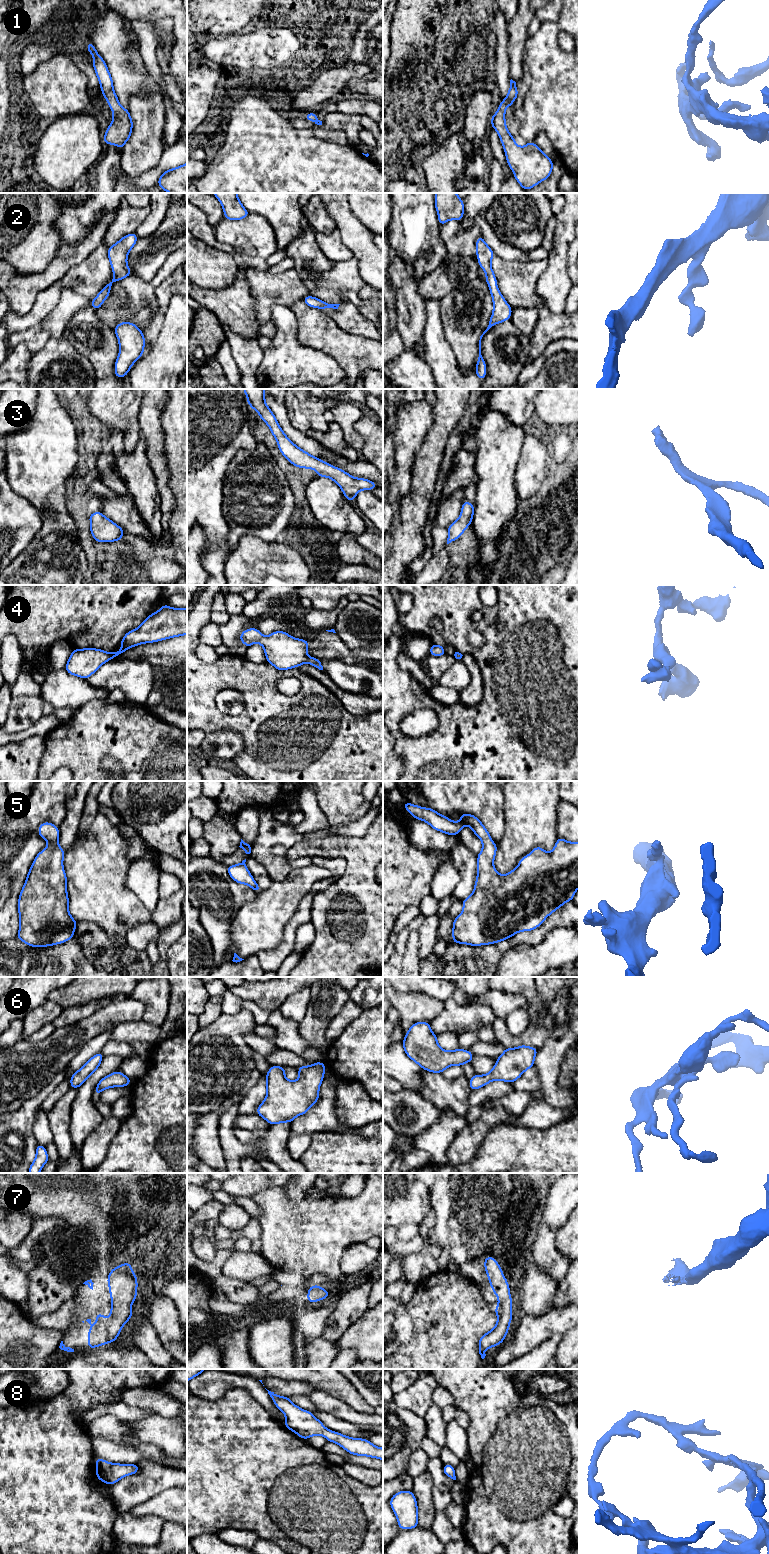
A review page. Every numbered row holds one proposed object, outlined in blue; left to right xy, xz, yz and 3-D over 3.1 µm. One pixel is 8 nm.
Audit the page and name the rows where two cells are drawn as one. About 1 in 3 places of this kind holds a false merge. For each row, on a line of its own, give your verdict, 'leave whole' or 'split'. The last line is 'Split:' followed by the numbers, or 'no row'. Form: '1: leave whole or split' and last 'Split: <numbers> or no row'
1: leave whole
2: leave whole
3: leave whole
4: leave whole
5: leave whole
6: leave whole
7: leave whole
8: leave whole
Split: no row

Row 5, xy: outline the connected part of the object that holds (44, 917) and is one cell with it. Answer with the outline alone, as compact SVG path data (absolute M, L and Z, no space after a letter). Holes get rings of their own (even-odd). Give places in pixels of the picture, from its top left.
M44 822L40 824L38 833L42 839L48 841L48 845L36 855L20 892L20 927L16 938L32 947L46 947L72 939L77 921L72 918L68 909L67 877L63 868L65 850L58 845L59 827Z

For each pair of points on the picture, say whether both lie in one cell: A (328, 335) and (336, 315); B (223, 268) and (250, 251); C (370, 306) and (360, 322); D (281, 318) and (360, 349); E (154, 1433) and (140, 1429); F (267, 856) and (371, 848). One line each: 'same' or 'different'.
A: different
B: different
C: different
D: different
E: same
F: different

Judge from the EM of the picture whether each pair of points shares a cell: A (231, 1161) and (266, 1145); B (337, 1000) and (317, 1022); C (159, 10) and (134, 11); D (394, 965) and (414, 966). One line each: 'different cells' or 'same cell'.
A: same cell
B: same cell
C: same cell
D: different cells

